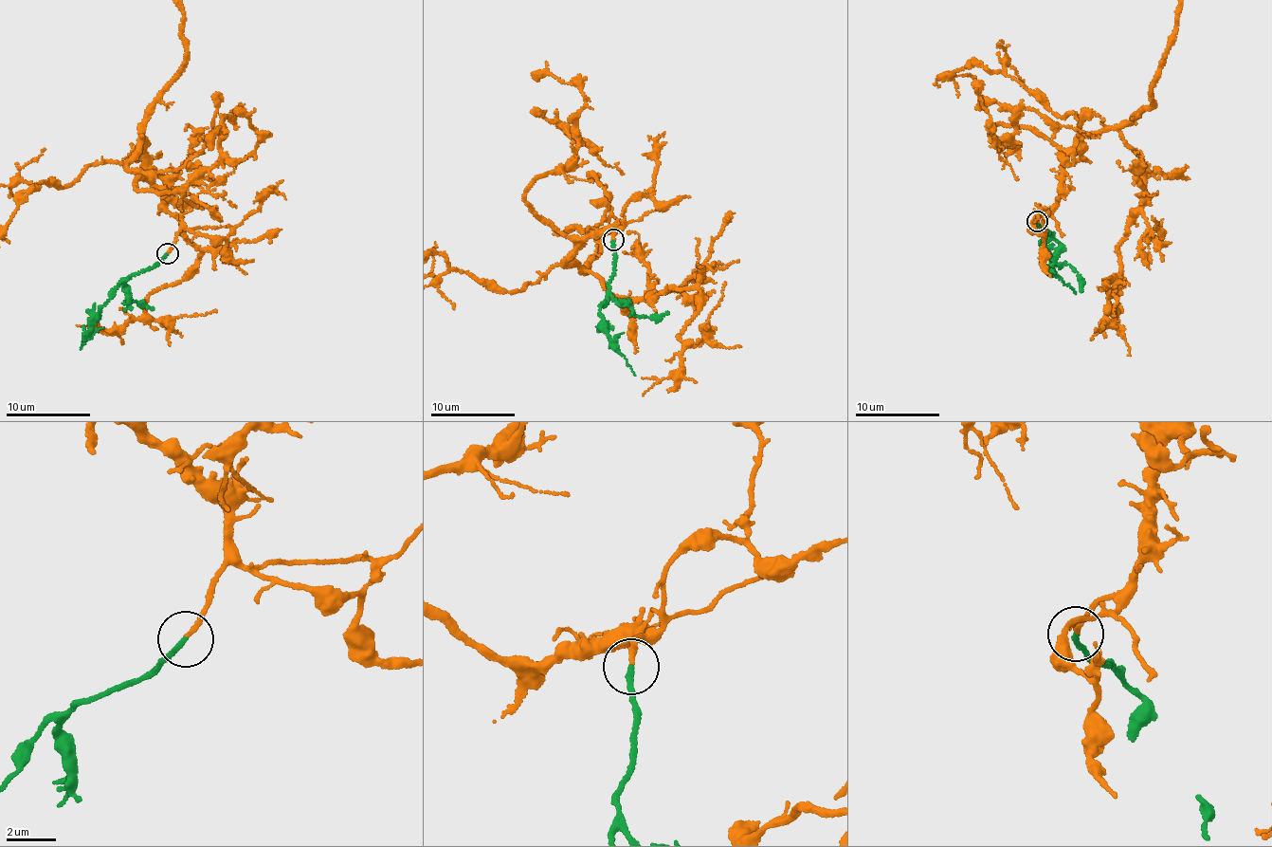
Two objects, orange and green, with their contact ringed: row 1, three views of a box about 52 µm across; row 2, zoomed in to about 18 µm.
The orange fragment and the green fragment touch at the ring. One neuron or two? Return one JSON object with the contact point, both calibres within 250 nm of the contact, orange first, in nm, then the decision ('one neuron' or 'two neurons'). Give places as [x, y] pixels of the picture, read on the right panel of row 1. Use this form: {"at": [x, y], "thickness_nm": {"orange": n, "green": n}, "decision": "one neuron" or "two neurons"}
{"at": [1037, 221], "thickness_nm": {"orange": 190, "green": 200}, "decision": "one neuron"}

